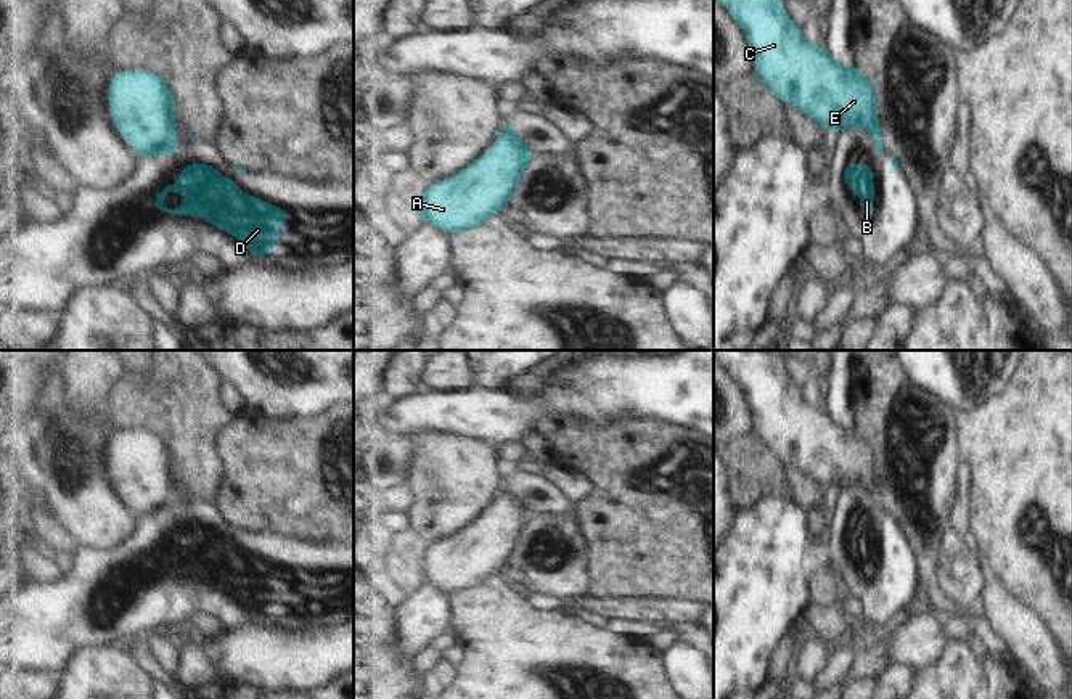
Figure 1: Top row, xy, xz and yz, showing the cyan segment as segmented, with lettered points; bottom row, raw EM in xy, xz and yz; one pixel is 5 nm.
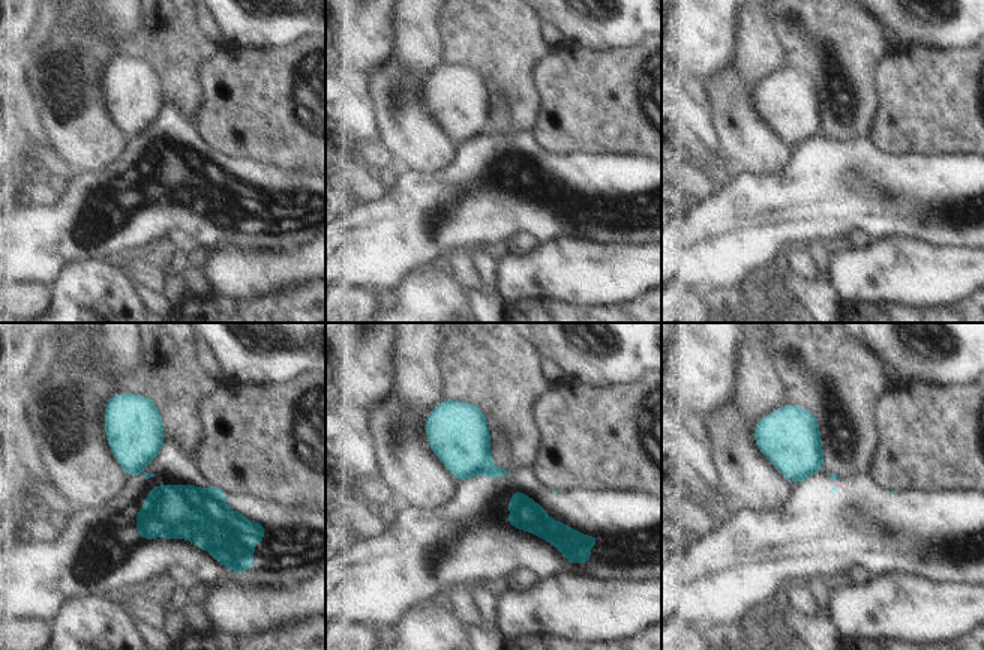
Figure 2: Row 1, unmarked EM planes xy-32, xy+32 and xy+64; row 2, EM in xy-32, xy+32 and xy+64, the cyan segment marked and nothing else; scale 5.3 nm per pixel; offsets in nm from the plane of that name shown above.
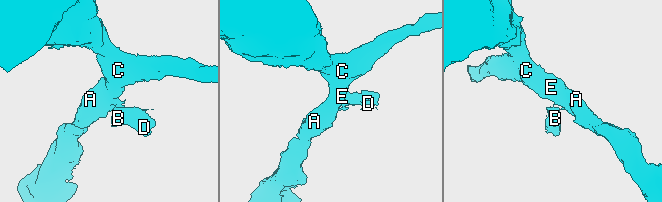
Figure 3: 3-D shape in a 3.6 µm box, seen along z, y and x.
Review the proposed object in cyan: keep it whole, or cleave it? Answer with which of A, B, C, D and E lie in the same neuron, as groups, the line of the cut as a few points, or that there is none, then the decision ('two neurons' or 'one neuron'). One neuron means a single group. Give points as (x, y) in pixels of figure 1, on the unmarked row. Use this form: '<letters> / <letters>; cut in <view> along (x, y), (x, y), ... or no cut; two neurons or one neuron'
A C E / B D; cut in xy along (174, 500), (156, 513); two neurons

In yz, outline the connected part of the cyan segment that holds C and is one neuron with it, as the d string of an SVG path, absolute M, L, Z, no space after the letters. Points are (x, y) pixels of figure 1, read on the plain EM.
M714 350L744 390L762 447L799 468L826 493L858 487L882 503L871 442L857 426L837 423L828 408L808 403L771 350Z

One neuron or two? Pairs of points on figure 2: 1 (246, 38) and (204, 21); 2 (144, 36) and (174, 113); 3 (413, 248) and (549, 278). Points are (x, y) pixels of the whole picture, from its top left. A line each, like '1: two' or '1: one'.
1: two
2: two
3: two

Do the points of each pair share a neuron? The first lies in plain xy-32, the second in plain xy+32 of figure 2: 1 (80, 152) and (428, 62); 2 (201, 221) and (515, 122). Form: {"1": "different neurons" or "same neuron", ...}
{"1": "different neurons", "2": "different neurons"}

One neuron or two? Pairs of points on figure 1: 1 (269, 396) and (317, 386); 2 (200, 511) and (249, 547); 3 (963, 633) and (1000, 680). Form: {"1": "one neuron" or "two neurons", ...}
{"1": "one neuron", "2": "one neuron", "3": "two neurons"}

